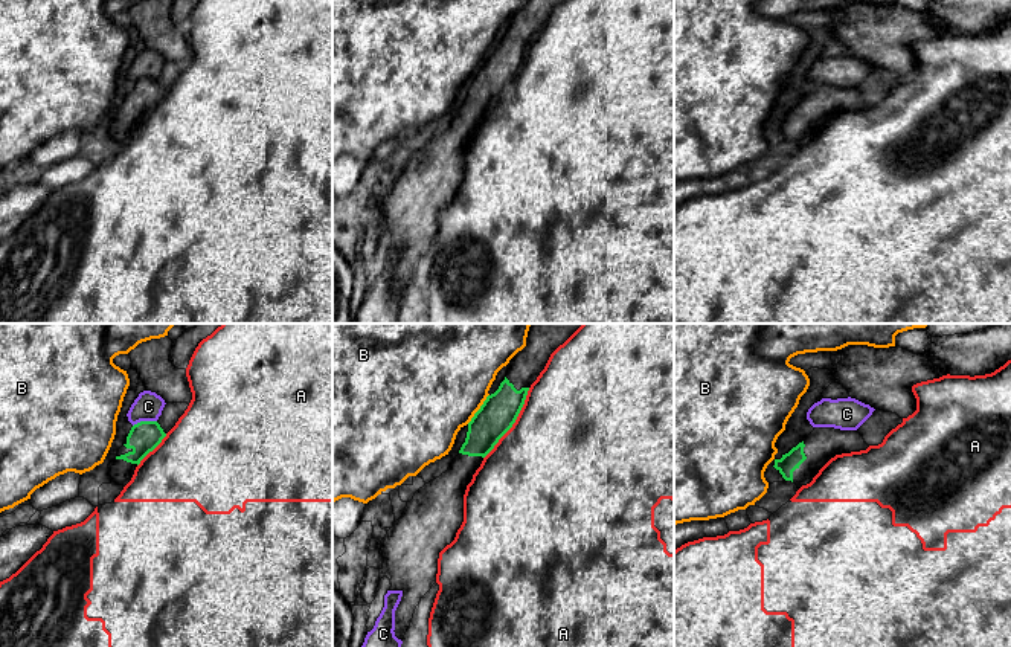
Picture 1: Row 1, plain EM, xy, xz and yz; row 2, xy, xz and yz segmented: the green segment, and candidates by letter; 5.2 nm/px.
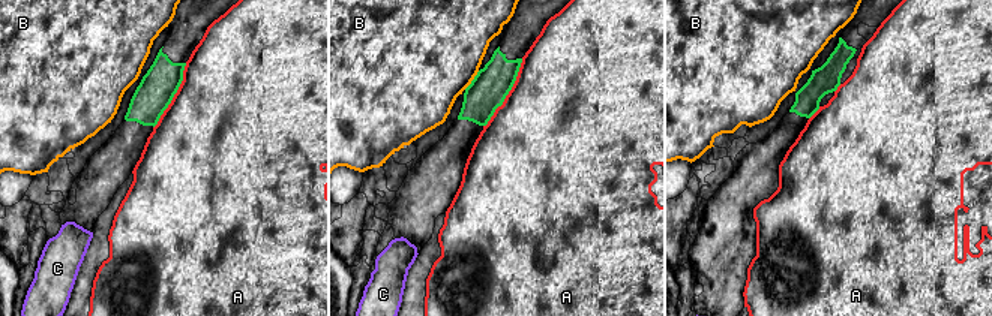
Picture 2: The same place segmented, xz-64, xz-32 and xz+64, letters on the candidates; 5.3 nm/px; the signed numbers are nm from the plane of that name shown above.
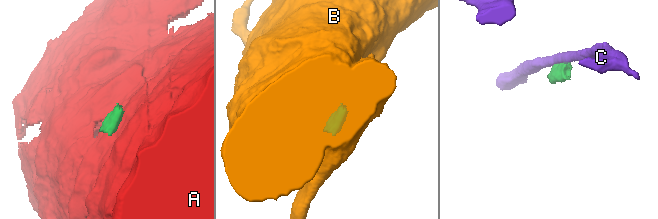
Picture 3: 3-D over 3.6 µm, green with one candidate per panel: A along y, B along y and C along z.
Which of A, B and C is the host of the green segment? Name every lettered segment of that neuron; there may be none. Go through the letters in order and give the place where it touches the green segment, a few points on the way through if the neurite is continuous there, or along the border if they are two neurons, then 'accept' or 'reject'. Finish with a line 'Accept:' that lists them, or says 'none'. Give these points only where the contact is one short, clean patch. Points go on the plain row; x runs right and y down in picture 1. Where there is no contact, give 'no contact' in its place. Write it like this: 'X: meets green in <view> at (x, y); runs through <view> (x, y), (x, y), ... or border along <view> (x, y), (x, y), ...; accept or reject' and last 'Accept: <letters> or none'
A: meets green in xz at (514, 80); reject
B: meets green in xz at (479, 67); border along xz (488, 52), (467, 81); reject
C: meets green in xy at (144, 80); reject
Accept: none

